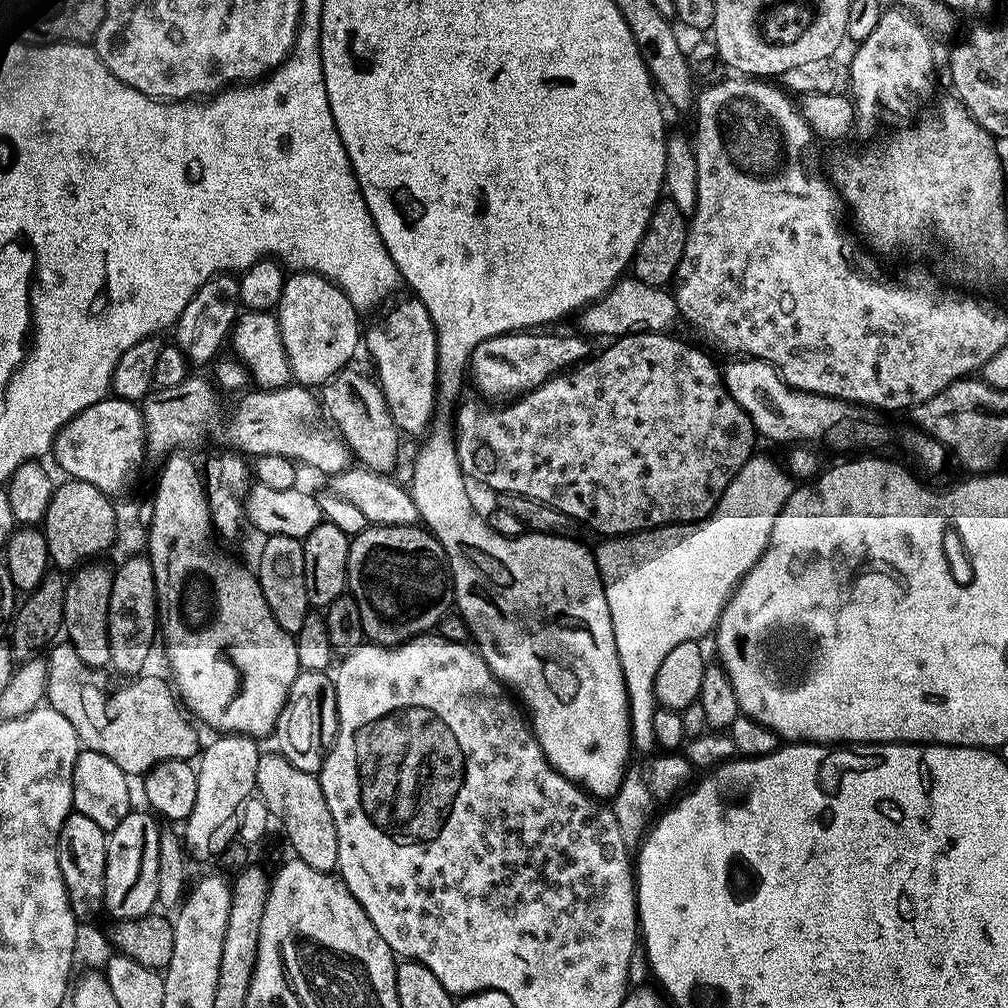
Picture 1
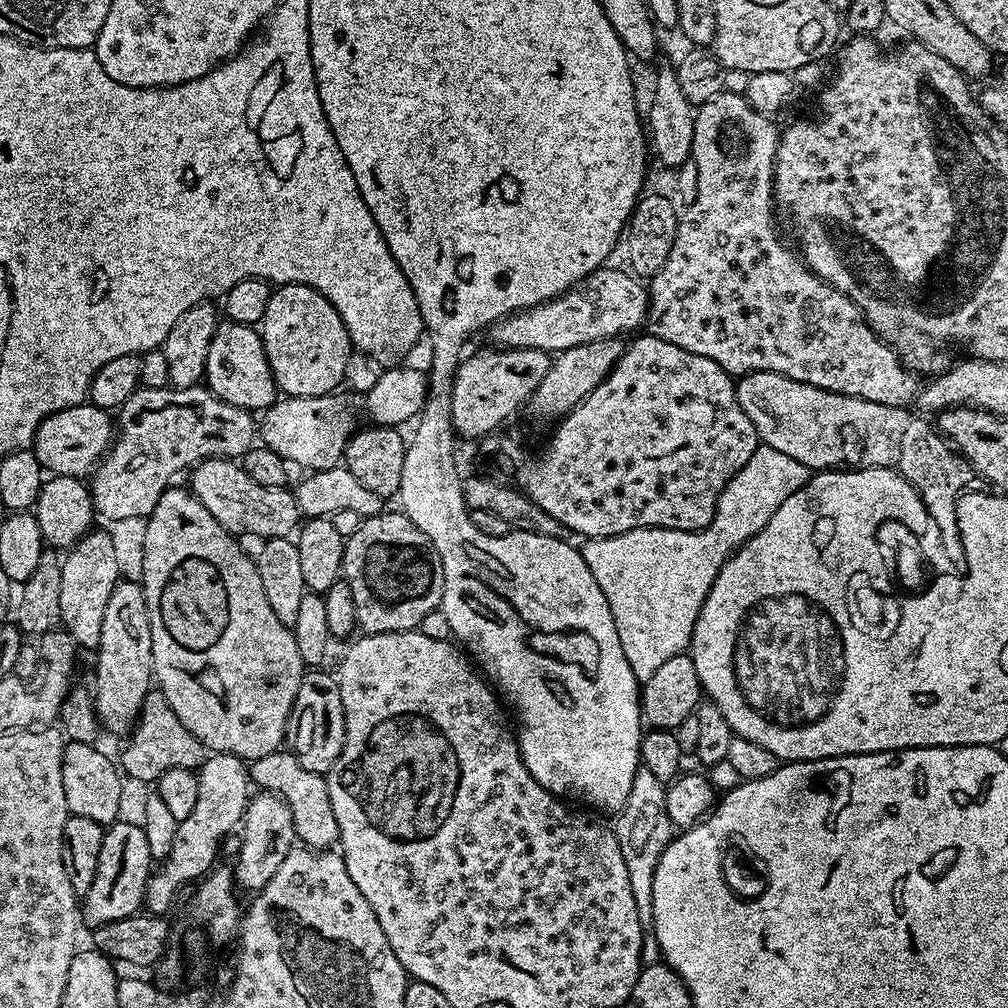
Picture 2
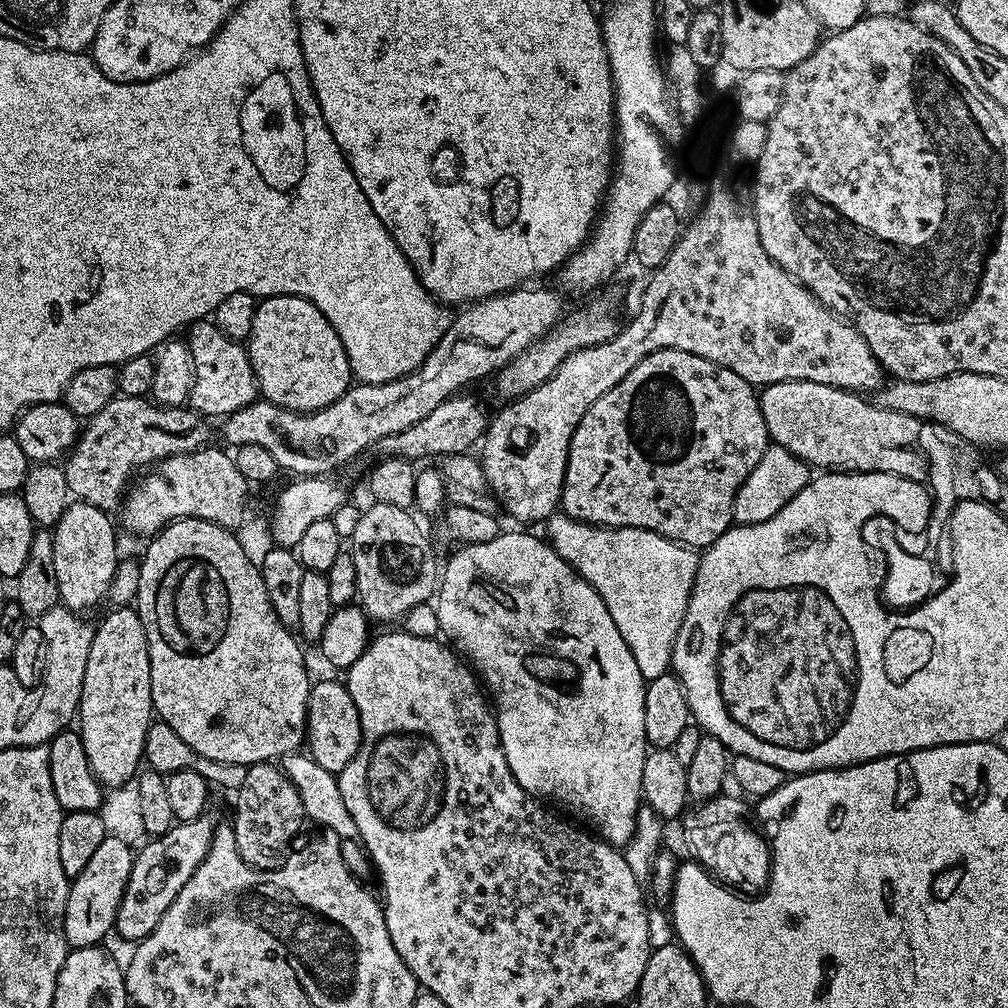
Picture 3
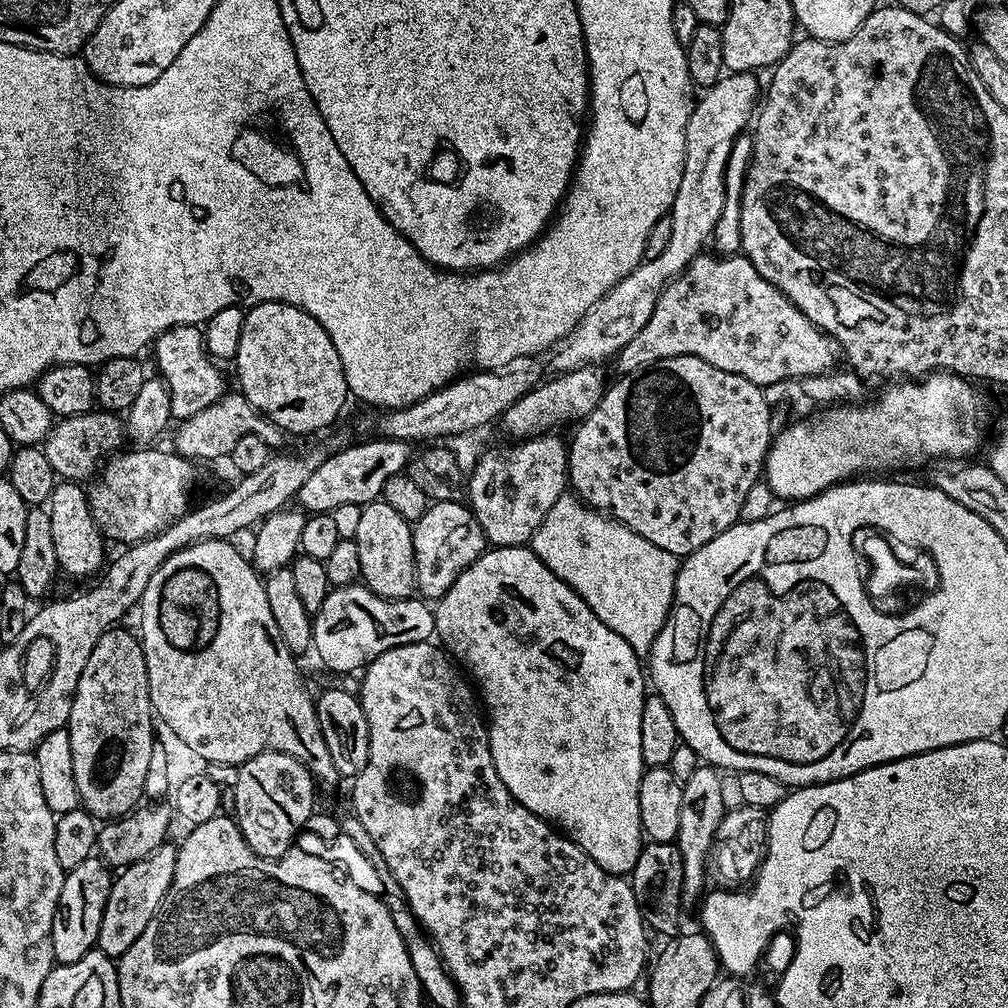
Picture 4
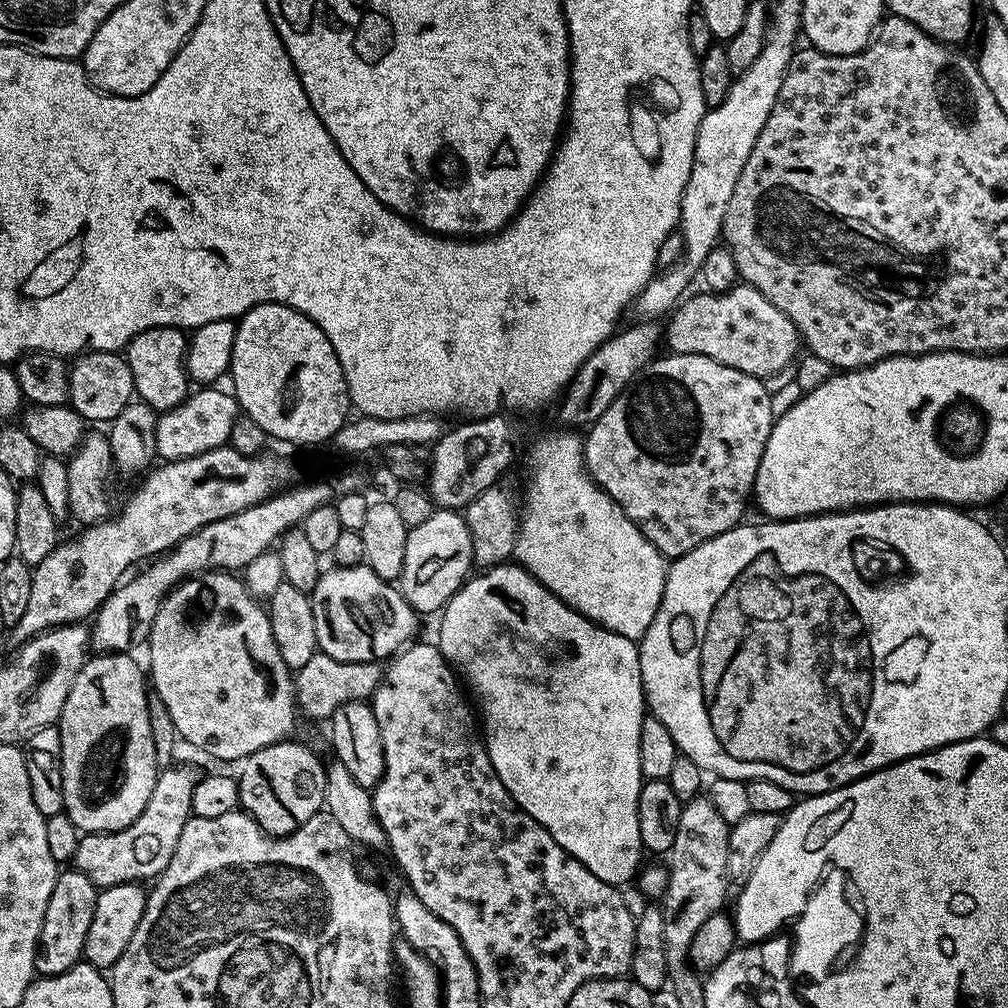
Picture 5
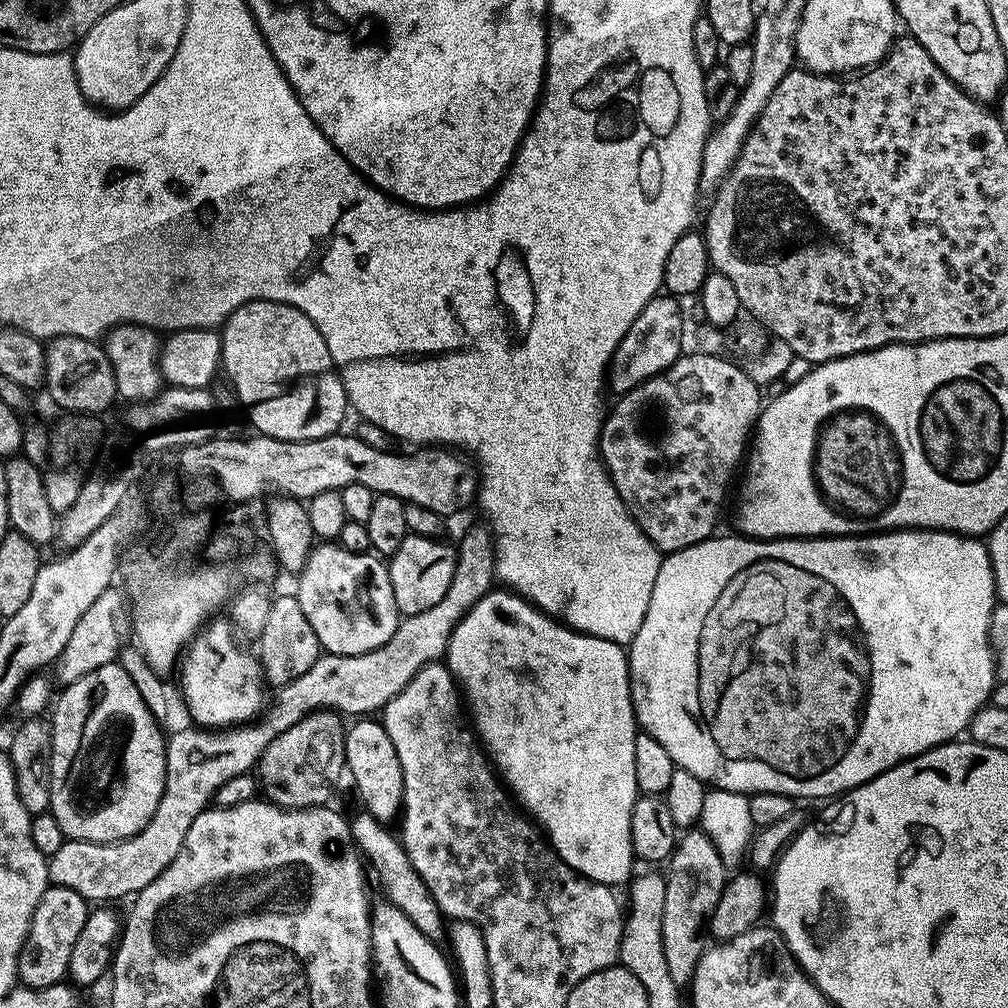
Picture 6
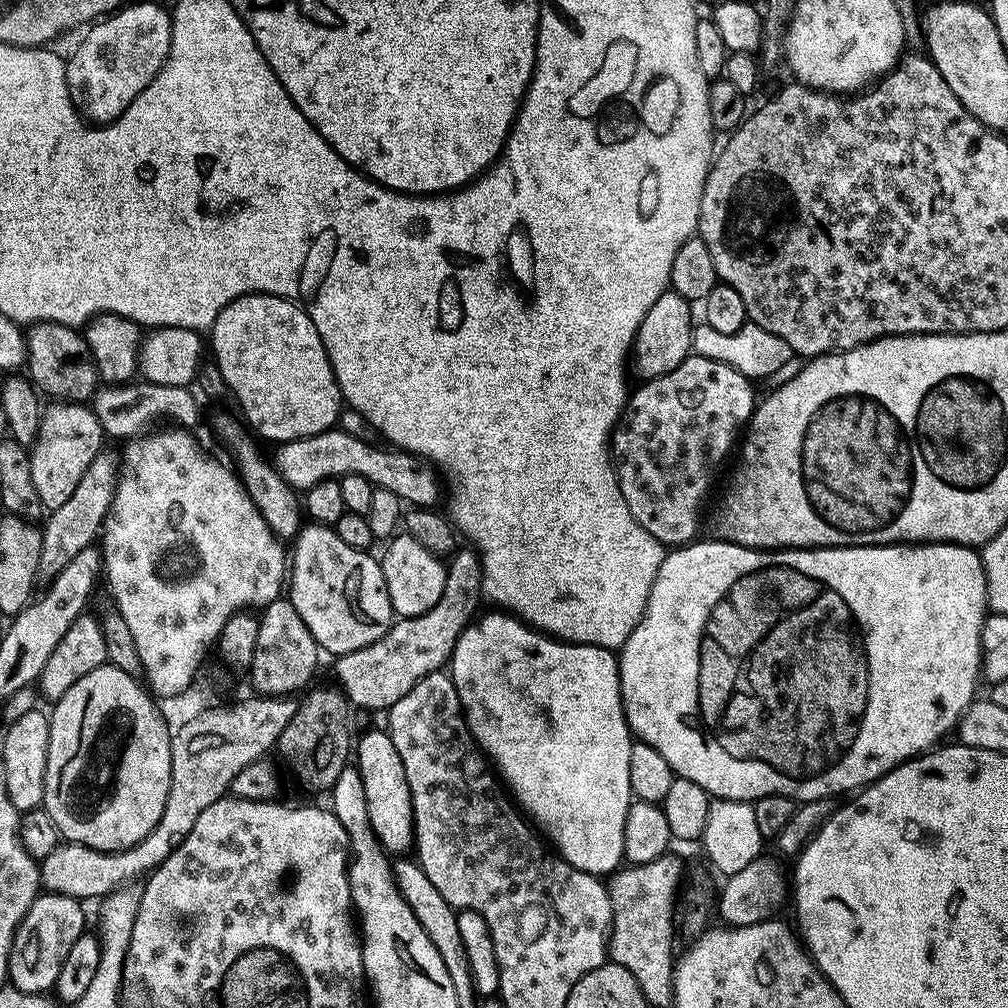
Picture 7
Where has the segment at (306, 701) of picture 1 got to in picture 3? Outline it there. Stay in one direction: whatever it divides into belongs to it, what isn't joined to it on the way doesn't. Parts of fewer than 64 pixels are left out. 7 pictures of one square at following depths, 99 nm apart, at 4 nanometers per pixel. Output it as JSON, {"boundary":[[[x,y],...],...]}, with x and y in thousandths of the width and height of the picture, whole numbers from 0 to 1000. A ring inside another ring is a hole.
{"boundary":[[[317,675],[306,684],[306,721],[304,742],[312,756],[320,763],[336,768],[351,752],[357,739],[357,713],[351,692],[347,692],[344,678],[333,675]]]}

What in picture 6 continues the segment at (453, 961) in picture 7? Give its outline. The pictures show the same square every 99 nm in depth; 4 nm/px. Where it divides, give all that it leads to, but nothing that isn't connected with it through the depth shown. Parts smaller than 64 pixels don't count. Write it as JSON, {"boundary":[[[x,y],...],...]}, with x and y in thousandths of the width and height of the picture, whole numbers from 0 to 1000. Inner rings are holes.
{"boundary":[[[364,804],[358,805],[358,810],[348,811],[347,820],[349,833],[353,836],[358,850],[367,858],[368,864],[369,861],[373,864],[373,869],[385,888],[382,889],[384,896],[399,903],[399,907],[403,907],[403,911],[407,911],[407,915],[411,915],[411,919],[415,919],[415,923],[419,923],[419,927],[423,927],[425,933],[439,934],[442,929],[442,910],[431,895],[423,875],[419,875],[415,863],[411,863],[394,826],[392,829],[385,822],[388,820],[384,816],[373,813]]]}

